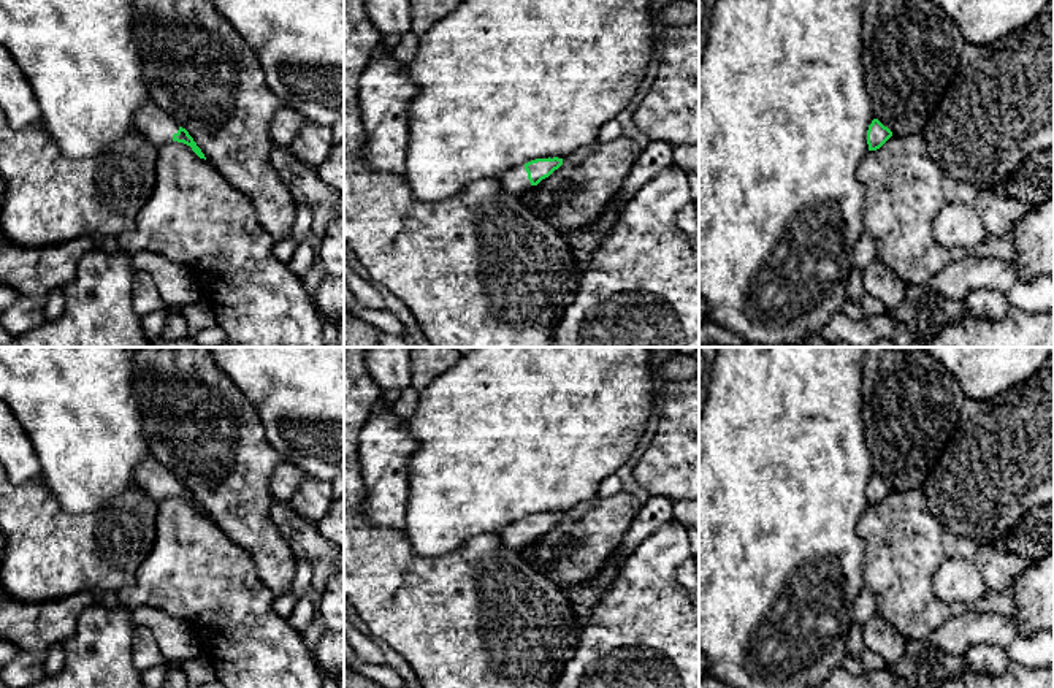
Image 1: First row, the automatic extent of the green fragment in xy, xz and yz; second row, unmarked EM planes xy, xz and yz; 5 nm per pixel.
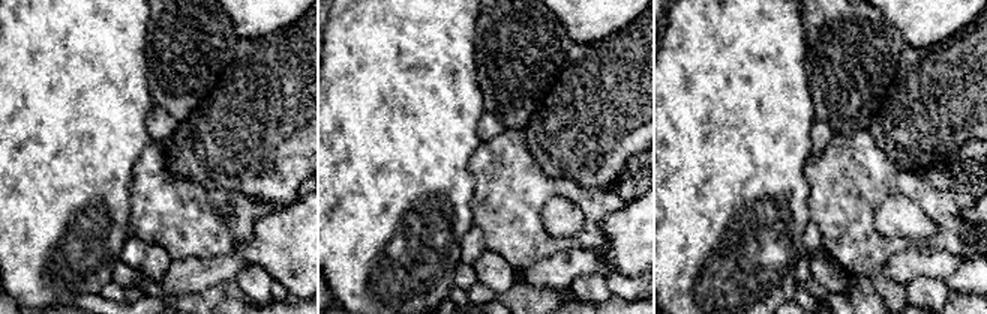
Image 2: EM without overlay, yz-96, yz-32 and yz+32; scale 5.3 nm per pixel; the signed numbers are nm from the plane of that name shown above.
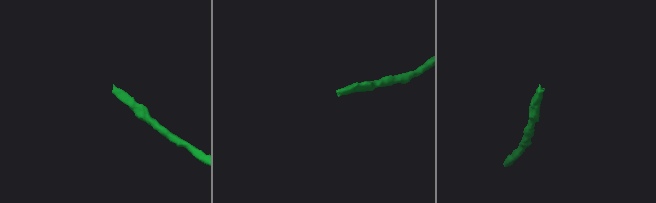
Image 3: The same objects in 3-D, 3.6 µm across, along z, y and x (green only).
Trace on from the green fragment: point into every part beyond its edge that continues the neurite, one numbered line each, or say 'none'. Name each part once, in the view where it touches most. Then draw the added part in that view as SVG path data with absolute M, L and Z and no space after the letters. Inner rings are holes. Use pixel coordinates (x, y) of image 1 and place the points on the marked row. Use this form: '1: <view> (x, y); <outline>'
1: xz (515, 181); M525 163L509 170L502 176L499 176L499 184L506 192L518 195L518 197L525 190L528 190L531 187L531 182L528 179Z

